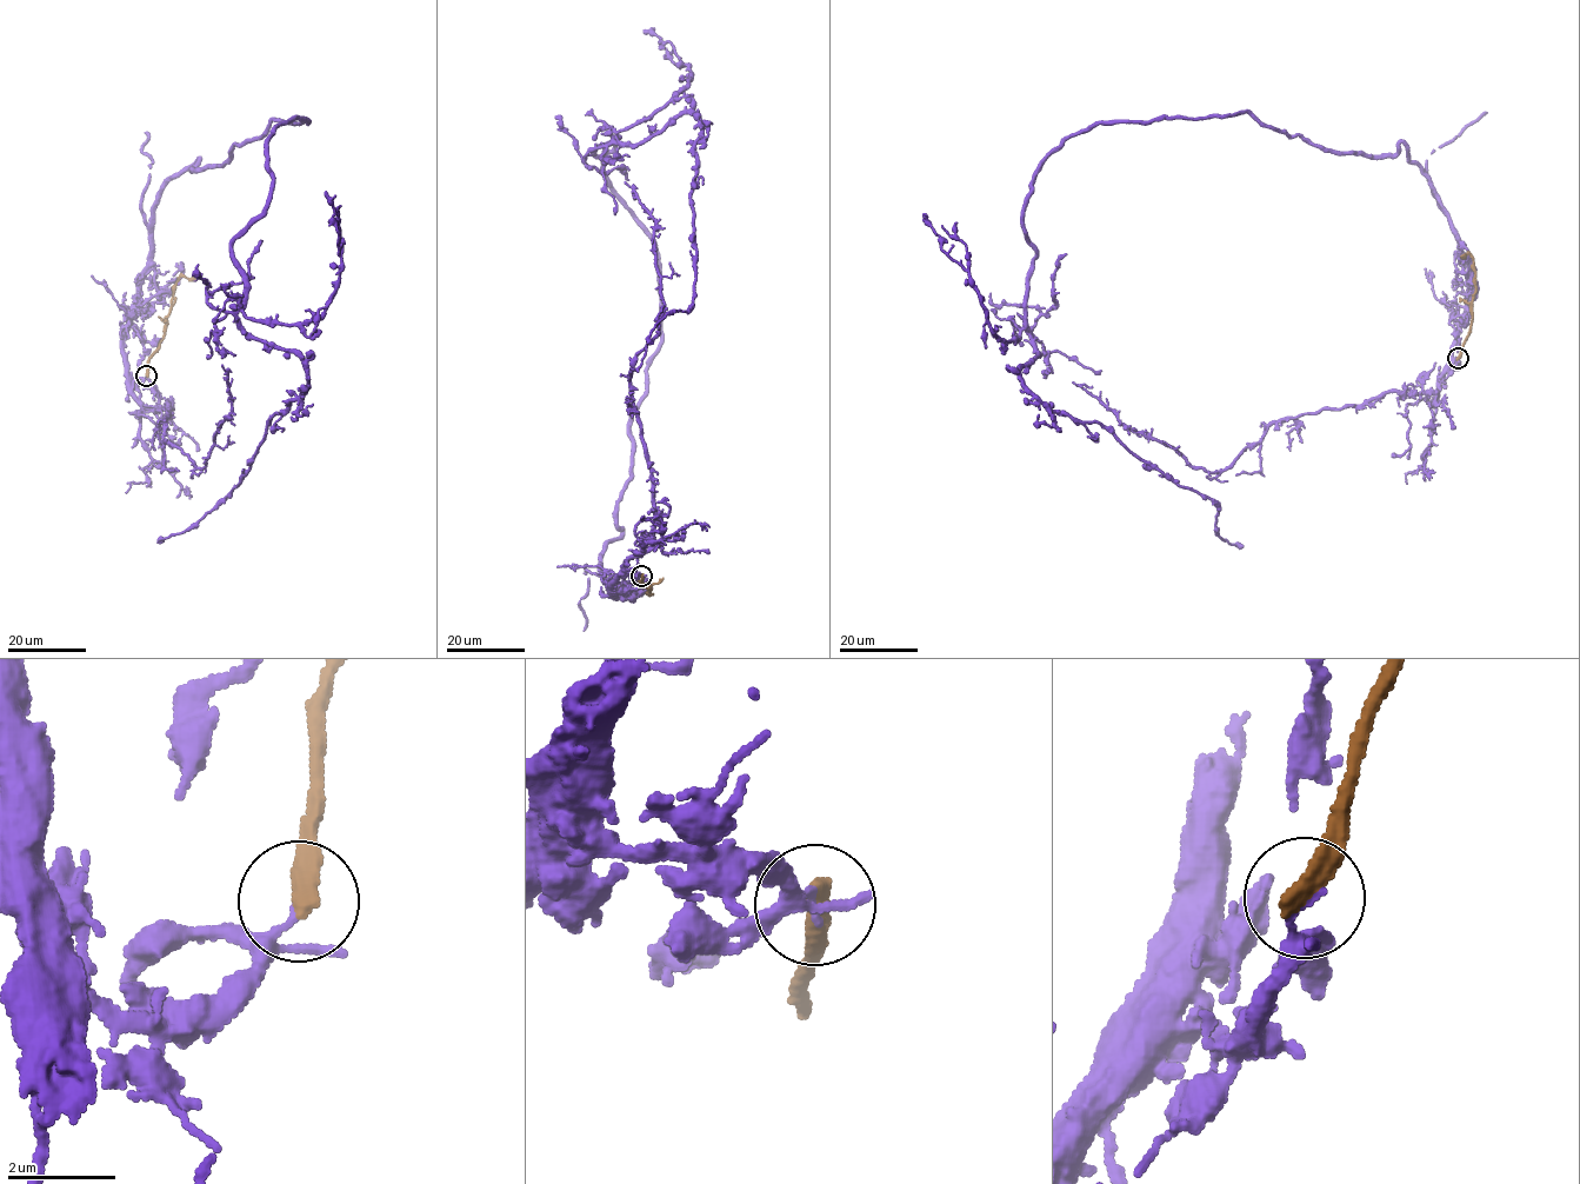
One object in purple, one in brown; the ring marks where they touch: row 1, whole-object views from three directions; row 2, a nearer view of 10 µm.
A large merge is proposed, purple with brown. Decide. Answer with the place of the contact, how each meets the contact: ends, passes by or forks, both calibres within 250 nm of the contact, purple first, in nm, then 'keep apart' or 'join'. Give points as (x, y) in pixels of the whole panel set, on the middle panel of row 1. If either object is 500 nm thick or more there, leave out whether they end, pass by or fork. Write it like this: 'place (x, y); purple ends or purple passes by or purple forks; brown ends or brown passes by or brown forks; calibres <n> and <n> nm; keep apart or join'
place (641, 576); purple ends; brown ends; calibres 130 and 440 nm; keep apart

